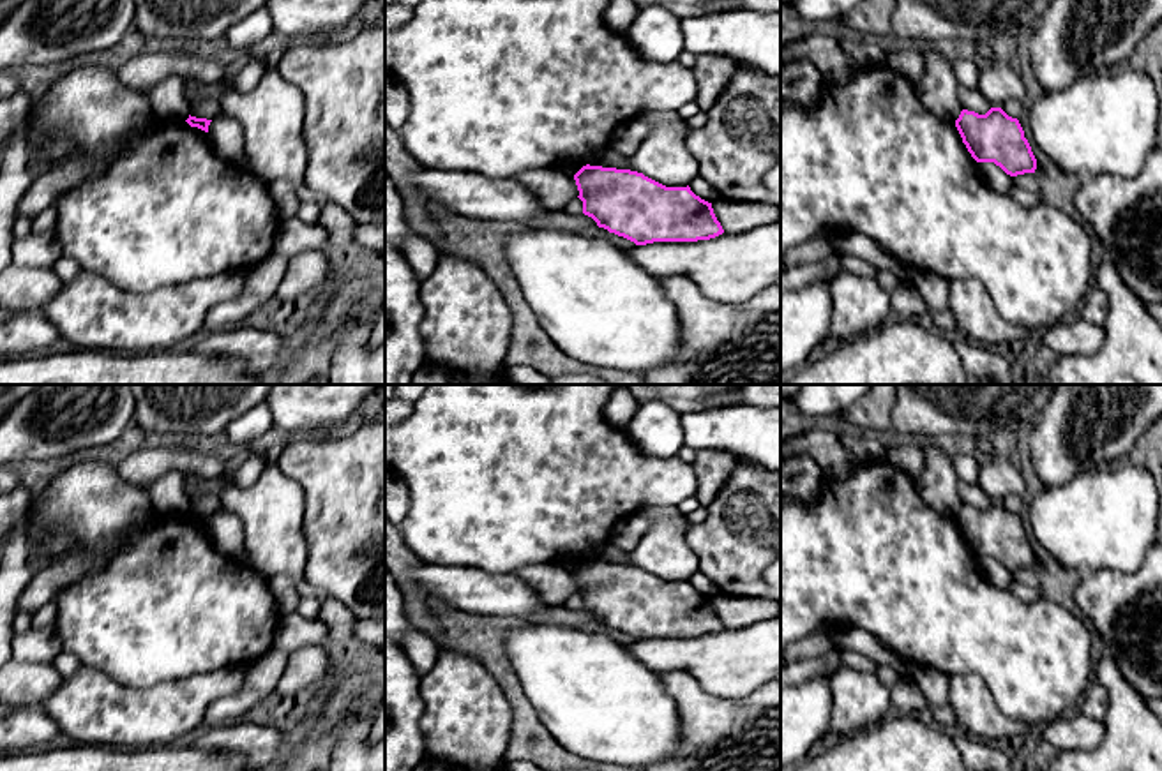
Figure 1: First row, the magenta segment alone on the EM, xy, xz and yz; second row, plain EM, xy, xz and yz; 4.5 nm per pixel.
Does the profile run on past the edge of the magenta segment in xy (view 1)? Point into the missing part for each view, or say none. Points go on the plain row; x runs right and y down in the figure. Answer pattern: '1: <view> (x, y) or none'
1: none

